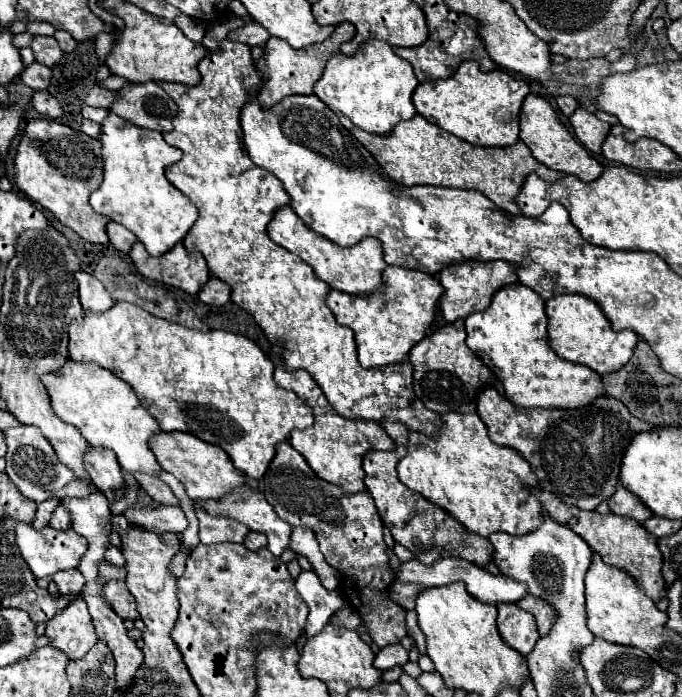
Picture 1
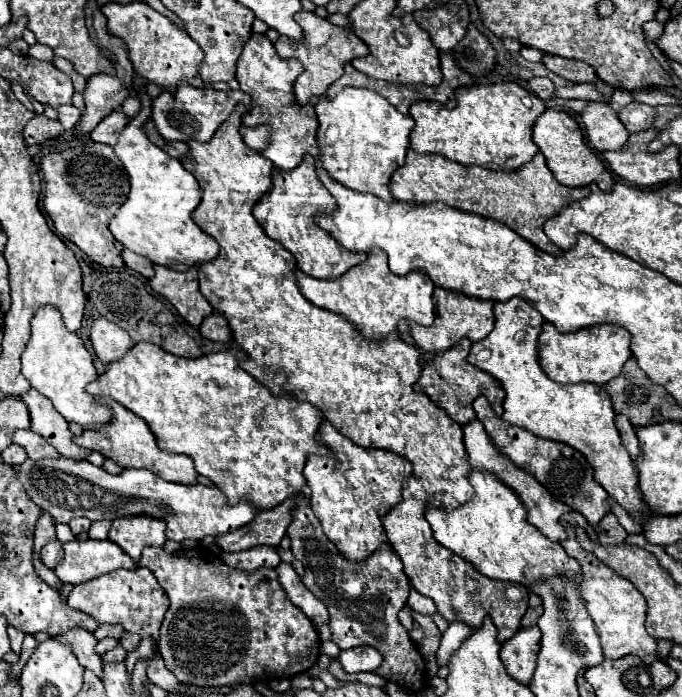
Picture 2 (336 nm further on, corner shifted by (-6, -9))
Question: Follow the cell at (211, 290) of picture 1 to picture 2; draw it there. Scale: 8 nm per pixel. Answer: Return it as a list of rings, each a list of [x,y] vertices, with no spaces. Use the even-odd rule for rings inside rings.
[[[211,314],[203,320],[201,328],[199,328],[201,336],[207,338],[207,340],[213,340],[213,342],[229,342],[233,338],[231,334],[231,328],[227,324],[227,320],[221,316],[221,314]]]

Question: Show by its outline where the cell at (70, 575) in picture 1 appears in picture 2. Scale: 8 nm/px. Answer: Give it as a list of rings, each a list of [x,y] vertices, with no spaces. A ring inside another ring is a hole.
[[[139,566],[137,570],[115,570],[95,580],[77,584],[69,594],[67,604],[91,616],[99,624],[121,624],[127,632],[135,632],[141,638],[149,636],[153,642],[157,642],[163,616],[169,608],[169,598],[155,580],[153,572]]]

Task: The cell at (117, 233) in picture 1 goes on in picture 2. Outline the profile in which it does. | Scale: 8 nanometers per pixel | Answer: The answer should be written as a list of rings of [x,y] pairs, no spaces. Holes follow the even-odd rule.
[[[123,250],[123,260],[125,260],[125,264],[131,270],[139,272],[141,276],[145,276],[145,278],[151,278],[153,276],[153,264],[145,256],[139,256],[139,254],[131,252],[131,250]]]

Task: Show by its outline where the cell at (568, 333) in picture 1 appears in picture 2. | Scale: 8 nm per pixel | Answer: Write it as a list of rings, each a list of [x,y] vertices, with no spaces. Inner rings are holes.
[[[549,322],[543,324],[537,352],[539,352],[539,364],[543,372],[559,382],[595,382],[599,386],[607,384],[611,378],[619,376],[623,364],[631,358],[629,350],[629,332],[613,326],[613,324],[595,324],[589,328],[581,328],[577,332],[567,332],[559,334]]]

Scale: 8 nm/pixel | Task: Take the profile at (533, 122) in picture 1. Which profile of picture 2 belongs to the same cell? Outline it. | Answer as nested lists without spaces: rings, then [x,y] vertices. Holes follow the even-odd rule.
[[[547,110],[539,116],[539,120],[535,122],[533,128],[533,142],[539,146],[539,150],[545,154],[547,158],[547,166],[551,168],[553,176],[565,184],[565,186],[587,186],[591,182],[595,182],[601,190],[611,190],[613,188],[613,176],[607,170],[607,166],[599,160],[599,156],[585,144],[583,140],[583,132],[579,128],[579,124],[575,122],[575,118],[571,118],[565,112],[557,112],[557,110]]]

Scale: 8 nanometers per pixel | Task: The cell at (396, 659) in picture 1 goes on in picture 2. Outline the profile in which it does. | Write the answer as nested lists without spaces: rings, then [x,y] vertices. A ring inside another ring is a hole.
[[[357,646],[351,650],[341,650],[335,660],[339,660],[341,668],[349,674],[371,672],[371,670],[379,668],[379,664],[383,662],[379,652],[375,652],[375,648],[371,648],[371,646]]]

